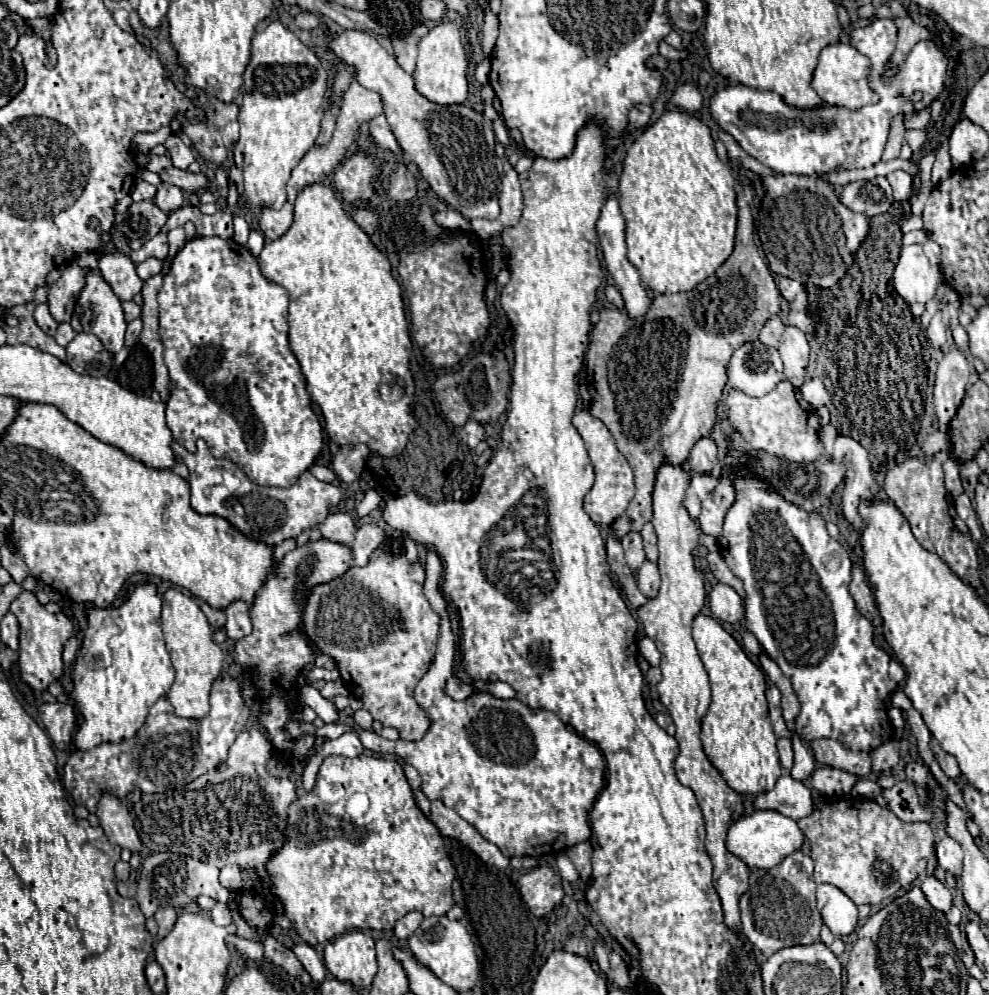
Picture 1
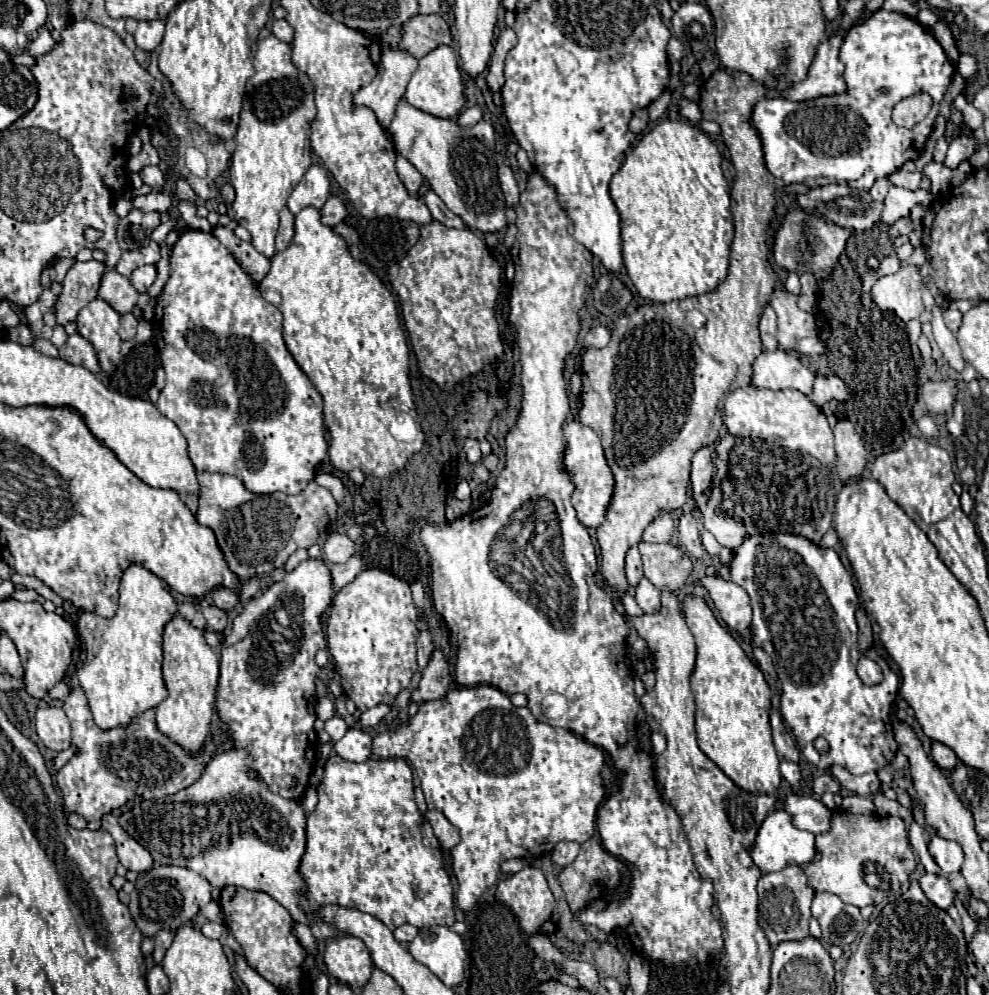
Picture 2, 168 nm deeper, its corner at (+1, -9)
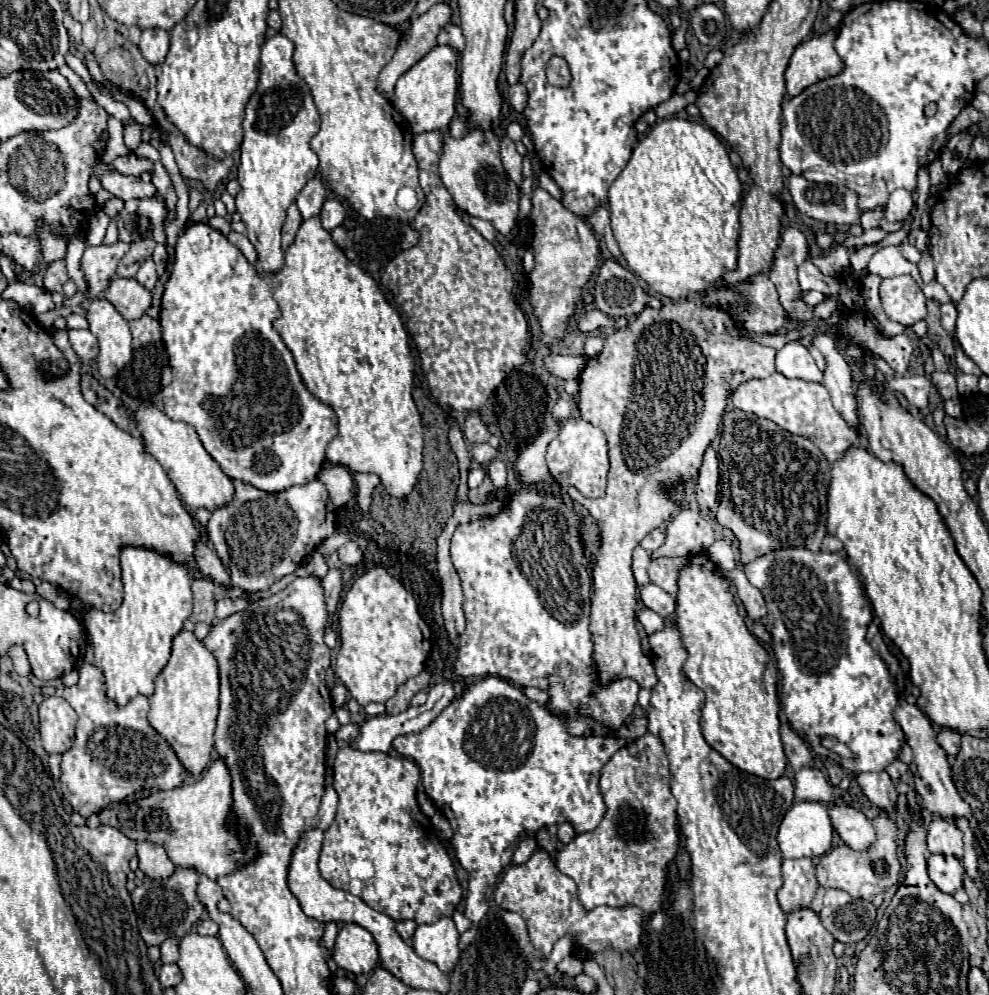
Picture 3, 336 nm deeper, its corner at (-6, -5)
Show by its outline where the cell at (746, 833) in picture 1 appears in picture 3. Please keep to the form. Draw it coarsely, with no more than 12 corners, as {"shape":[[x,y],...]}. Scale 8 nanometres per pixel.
{"shape":[[794,802],[780,824],[784,858],[818,858],[834,828],[824,804]]}

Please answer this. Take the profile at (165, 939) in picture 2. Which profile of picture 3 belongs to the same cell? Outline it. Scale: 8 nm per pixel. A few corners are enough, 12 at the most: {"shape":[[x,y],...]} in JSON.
{"shape":[[168,938],[160,944],[162,964],[178,960],[178,940]]}

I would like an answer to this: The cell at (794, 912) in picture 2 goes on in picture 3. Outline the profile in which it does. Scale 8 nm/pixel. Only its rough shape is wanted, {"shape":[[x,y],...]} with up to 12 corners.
{"shape":[[810,858],[784,860],[782,910],[808,908],[818,888]]}

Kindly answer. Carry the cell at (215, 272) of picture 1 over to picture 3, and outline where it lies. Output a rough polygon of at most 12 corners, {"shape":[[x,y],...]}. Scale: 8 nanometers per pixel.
{"shape":[[190,224],[164,412],[234,478],[308,484],[338,432],[270,282]]}

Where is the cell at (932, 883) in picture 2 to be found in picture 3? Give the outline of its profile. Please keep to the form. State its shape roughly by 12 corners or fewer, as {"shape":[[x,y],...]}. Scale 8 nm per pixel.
{"shape":[[930,854],[928,874],[942,892],[962,888],[964,866],[956,856]]}

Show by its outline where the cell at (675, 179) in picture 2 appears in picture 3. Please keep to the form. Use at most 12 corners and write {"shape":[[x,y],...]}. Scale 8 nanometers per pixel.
{"shape":[[656,124],[614,238],[680,300],[736,268],[742,183],[704,124]]}

